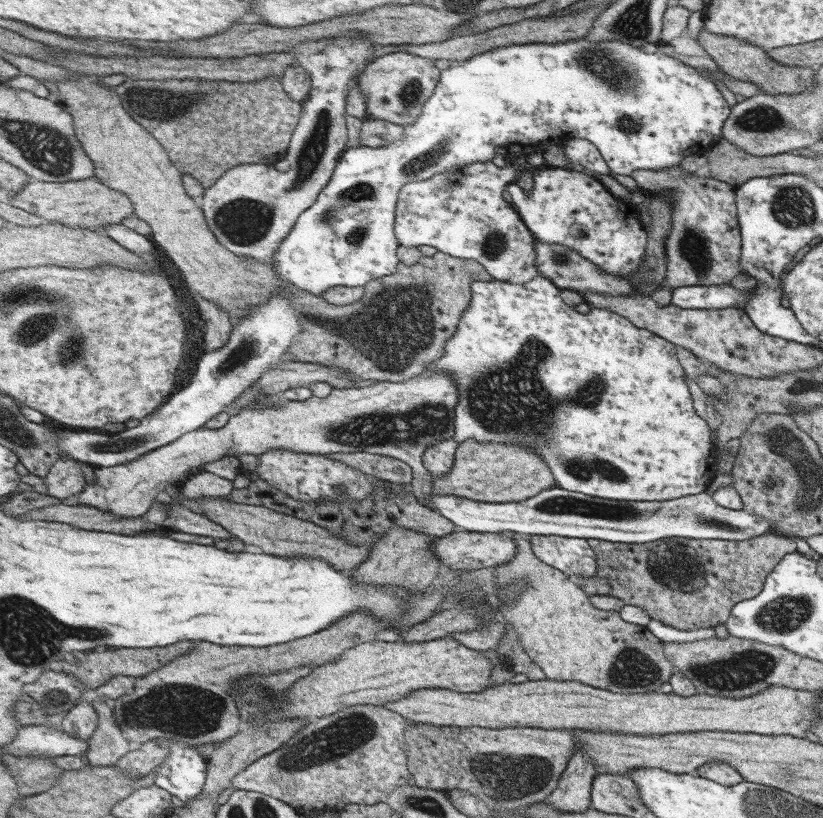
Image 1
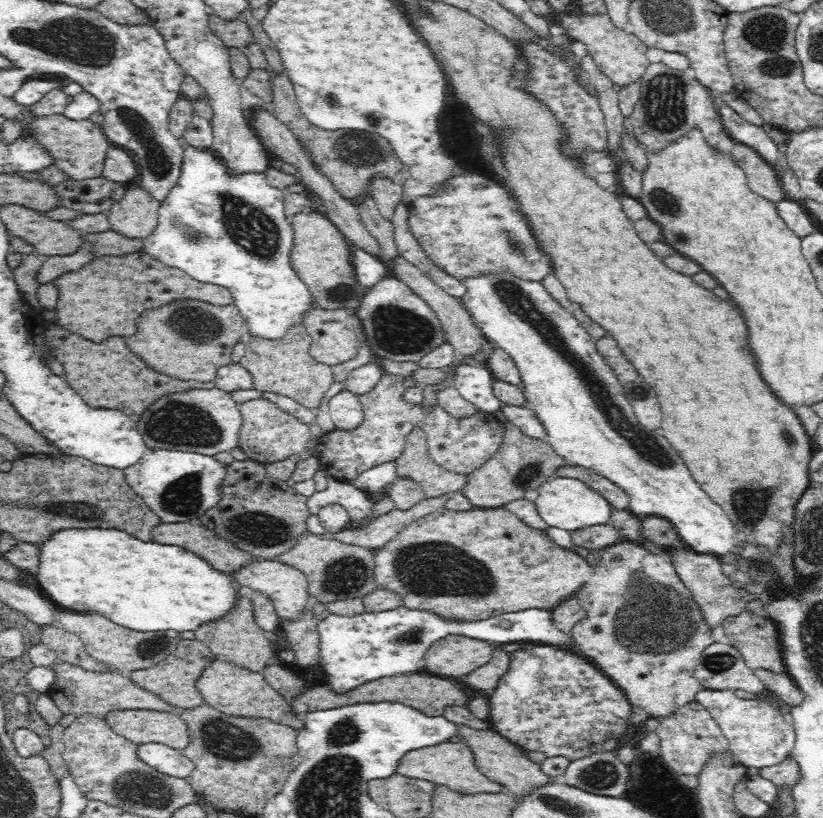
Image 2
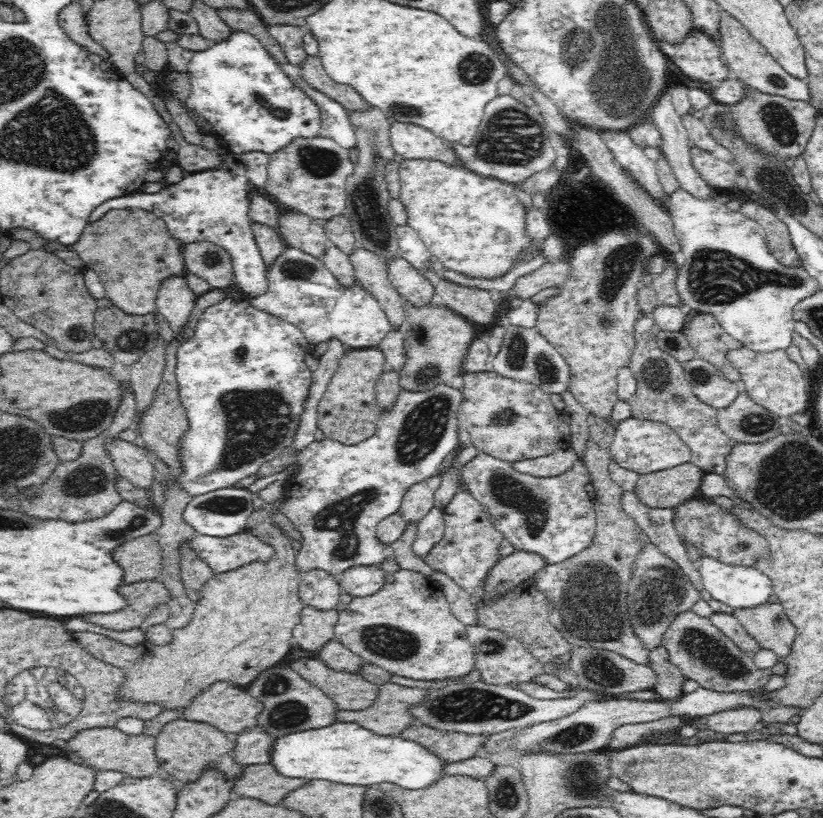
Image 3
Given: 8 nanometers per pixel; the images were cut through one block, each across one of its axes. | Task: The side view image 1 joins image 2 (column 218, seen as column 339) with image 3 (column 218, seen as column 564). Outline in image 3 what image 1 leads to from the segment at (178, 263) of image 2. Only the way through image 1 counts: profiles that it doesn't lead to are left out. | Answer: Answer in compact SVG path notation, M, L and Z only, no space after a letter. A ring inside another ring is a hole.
M232 32L208 50L194 52L188 74L192 80L188 108L212 124L212 134L224 150L236 154L260 150L272 156L296 138L324 136L320 106L280 70L280 64L252 34Z

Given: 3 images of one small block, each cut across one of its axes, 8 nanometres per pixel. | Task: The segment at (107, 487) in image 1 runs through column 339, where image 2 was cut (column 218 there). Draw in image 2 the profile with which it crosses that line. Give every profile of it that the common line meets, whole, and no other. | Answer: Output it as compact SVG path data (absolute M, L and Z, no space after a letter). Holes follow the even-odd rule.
M220 388L212 390L186 390L168 394L156 400L136 422L136 428L150 448L166 448L166 450L184 450L198 452L206 456L216 456L218 452L232 452L240 446L242 440L242 414L238 402L232 400L230 392Z

